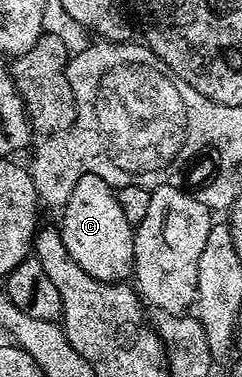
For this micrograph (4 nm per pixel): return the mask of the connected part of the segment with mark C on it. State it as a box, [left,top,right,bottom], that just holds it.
[60,174,135,283]

